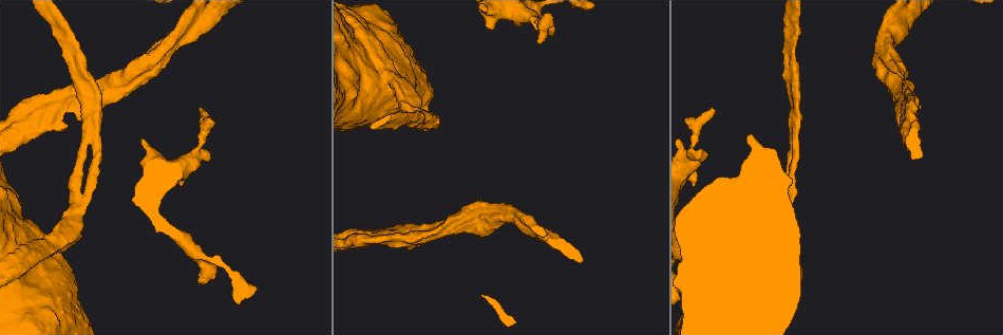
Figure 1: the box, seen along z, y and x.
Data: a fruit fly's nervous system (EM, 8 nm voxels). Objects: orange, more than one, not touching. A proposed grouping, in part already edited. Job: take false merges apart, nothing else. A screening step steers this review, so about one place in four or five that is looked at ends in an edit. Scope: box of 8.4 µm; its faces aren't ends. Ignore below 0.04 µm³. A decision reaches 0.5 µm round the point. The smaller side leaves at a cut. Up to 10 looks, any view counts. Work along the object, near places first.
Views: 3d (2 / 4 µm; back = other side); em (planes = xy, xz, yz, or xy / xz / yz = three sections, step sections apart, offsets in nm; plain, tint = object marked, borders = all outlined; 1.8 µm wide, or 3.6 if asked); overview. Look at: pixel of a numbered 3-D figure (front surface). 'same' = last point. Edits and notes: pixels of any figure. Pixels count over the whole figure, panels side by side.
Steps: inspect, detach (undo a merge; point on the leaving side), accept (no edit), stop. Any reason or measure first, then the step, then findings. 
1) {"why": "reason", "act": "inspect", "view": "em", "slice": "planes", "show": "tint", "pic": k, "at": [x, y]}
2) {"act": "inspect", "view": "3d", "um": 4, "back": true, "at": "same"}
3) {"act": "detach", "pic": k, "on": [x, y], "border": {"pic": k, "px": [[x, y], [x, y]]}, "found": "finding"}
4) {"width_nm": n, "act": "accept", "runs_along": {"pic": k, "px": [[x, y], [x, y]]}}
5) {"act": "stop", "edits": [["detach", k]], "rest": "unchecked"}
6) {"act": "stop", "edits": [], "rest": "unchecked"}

{"why": "branch point", "act": "inspect", "view": "3d", "um": 2, "back": true, "pic": 1, "at": [75, 198]}

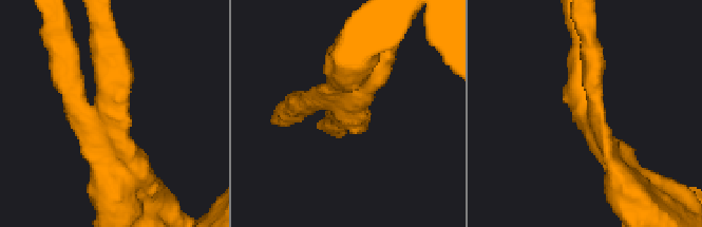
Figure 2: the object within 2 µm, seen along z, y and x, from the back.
{"why": "shape alone is not enough", "act": "inspect", "view": "em", "slice": "yz", "step": 16, "show": "tint", "pic": 2, "at": [586, 116]}

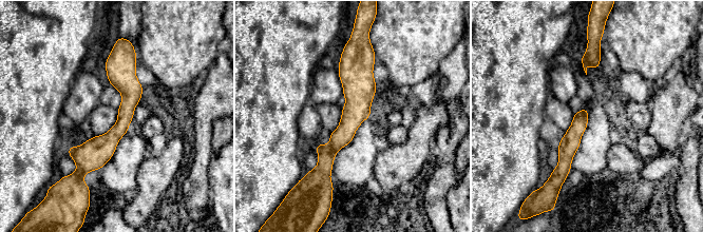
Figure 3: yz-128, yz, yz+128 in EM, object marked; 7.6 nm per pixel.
{"act": "inspect", "view": "em", "slice": "planes", "show": "tint", "at": "same"}

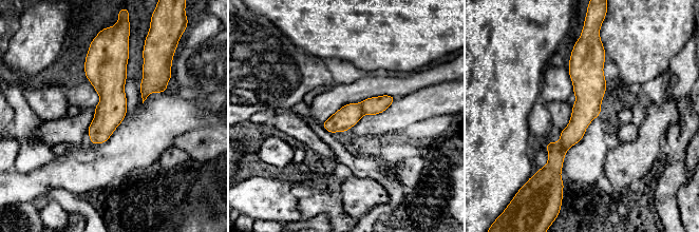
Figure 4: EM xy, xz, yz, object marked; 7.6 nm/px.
{"act": "accept", "found": "continuous, no second neuron"}

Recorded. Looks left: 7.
{"why": "arms part here", "act": "inspect", "view": "em", "um": 3.6, "slice": "yz", "step": 16, "show": "tint", "pic": 1, "at": [42, 112]}

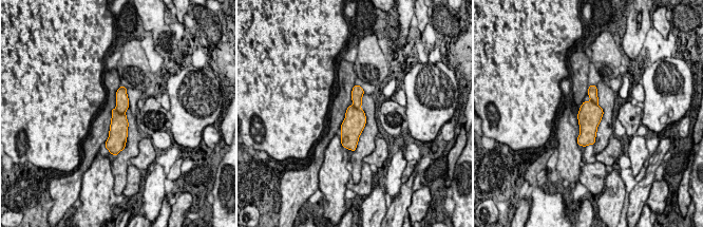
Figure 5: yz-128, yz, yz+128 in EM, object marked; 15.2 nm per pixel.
{"act": "accept", "runs_along": {"pic": 5, "px": [[357, 88], [354, 146]]}, "found": "continuous, no second neuron"}

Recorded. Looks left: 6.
{"why": "two arms in line, one across", "act": "inspect", "view": "em", "slice": "xy", "step": 16, "show": "plain", "pic": 1, "at": [897, 28]}

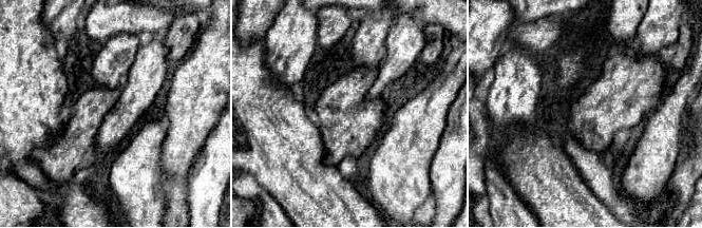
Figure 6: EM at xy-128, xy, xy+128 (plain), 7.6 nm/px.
{"why": "where the object lies", "act": "inspect", "view": "em", "slice": "xy", "step": 16, "show": "tint", "at": "same"}

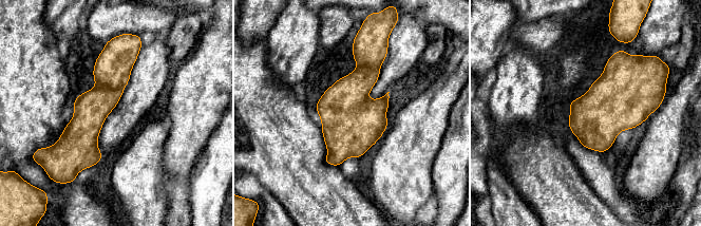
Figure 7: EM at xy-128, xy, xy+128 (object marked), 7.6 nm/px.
{"act": "accept", "runs_along": {"pic": 7, "px": [[134, 52], [90, 110], [87, 164]]}, "found": "one neuron here"}

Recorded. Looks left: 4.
{"why": "side arm on a straight run", "act": "inspect", "view": "3d", "um": 4, "back": true, "pic": 1, "at": [794, 72]}

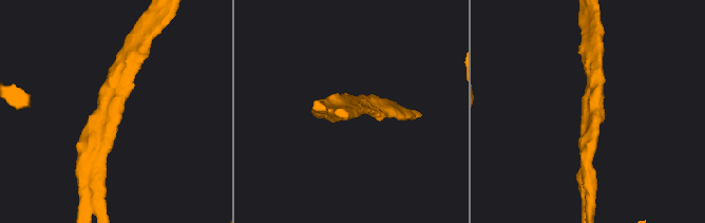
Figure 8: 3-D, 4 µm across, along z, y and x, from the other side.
{"arms": 3, "arm_widths_nm": [190, 190, 200], "why": "shape alone is not enough", "act": "inspect", "view": "em", "slice": "planes", "show": "tint", "pic": 8, "at": [351, 113]}

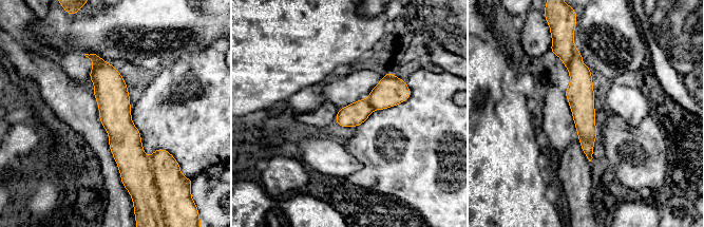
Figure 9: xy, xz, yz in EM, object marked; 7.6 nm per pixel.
{"act": "accept", "runs_along": {"pic": 9, "px": [[94, 57], [125, 138], [125, 180]]}, "found": "one neuron here"}

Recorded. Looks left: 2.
{"act": "stop", "edits": [], "rest": "unchecked"}

